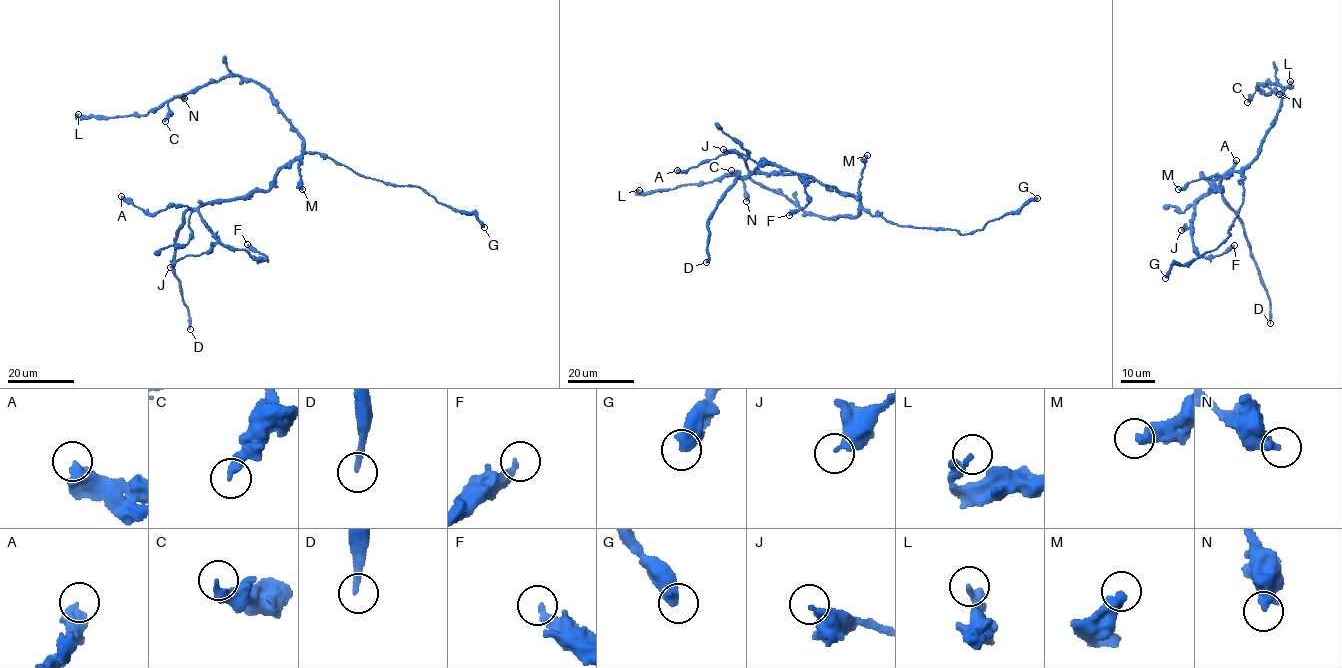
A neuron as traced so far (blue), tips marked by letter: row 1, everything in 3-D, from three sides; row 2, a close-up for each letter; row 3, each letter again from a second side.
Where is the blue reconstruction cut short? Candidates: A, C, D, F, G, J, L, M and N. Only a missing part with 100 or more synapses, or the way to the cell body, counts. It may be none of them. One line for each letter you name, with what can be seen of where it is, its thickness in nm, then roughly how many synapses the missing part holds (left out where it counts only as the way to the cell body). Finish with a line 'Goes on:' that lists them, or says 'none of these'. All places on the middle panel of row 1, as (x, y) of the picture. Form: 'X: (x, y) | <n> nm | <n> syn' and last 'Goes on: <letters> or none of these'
D: (706, 262) | 240 nm | 1000 syn
Goes on: D

